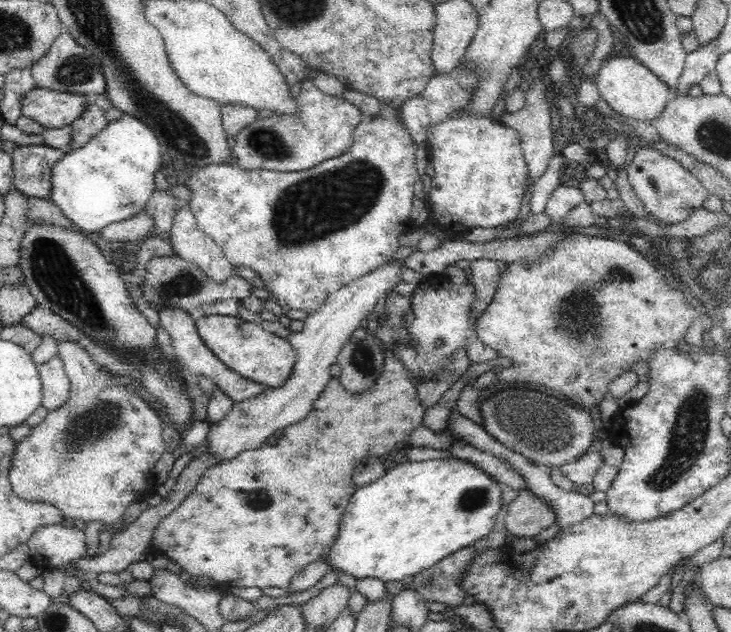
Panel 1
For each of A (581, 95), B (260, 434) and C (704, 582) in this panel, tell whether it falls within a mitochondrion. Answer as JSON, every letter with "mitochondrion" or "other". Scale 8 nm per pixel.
{"A":"other","B":"other","C":"other"}

